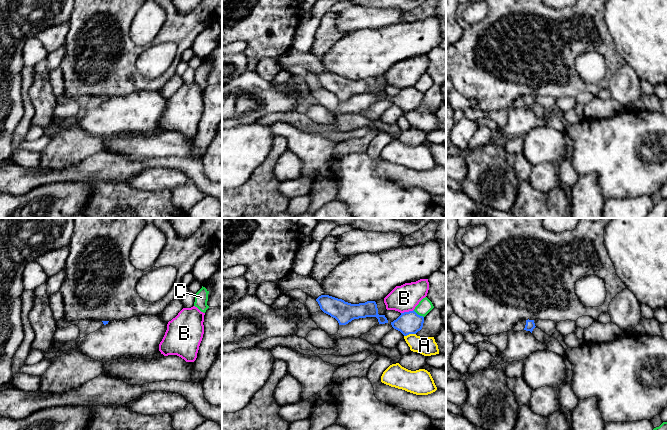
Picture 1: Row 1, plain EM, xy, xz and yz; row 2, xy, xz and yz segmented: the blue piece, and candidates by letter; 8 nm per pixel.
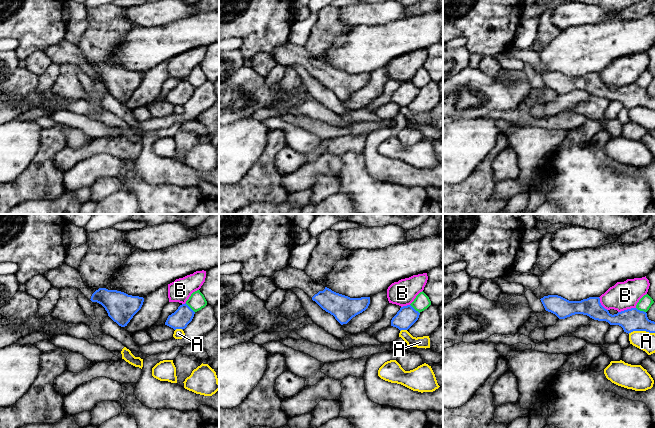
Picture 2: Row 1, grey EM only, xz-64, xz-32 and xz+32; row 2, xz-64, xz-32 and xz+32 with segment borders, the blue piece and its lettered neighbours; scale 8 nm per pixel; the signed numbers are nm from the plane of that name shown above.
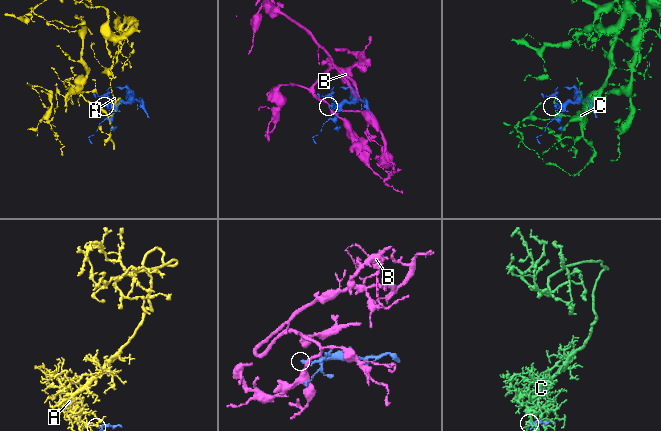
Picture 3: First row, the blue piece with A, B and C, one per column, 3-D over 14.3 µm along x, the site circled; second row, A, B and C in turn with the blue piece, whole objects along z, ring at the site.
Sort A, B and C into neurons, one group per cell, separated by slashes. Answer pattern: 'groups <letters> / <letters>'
groups A / B / C

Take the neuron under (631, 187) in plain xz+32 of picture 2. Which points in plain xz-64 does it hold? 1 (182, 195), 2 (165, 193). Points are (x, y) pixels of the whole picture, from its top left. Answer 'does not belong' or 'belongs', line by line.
1: belongs
2: belongs

